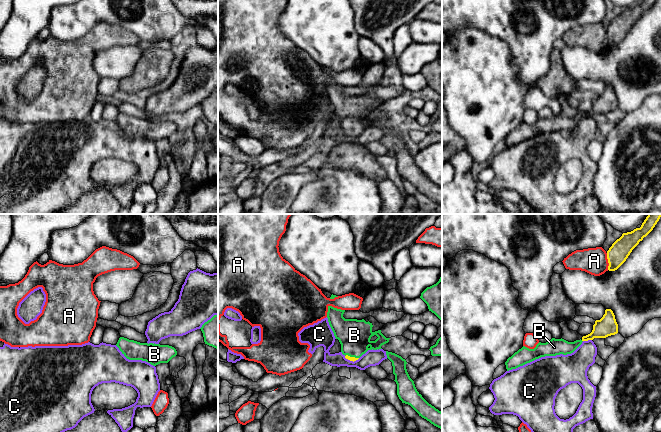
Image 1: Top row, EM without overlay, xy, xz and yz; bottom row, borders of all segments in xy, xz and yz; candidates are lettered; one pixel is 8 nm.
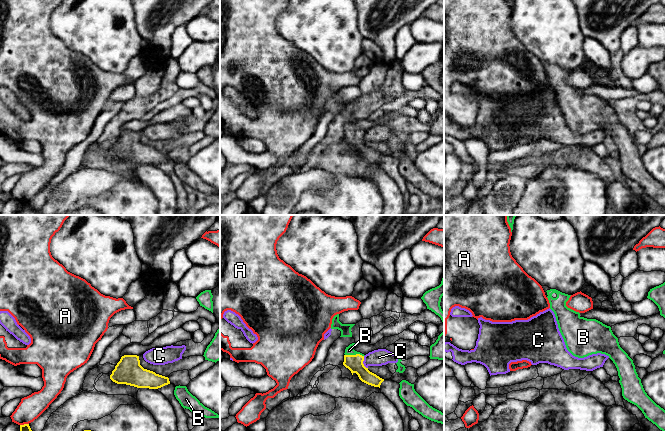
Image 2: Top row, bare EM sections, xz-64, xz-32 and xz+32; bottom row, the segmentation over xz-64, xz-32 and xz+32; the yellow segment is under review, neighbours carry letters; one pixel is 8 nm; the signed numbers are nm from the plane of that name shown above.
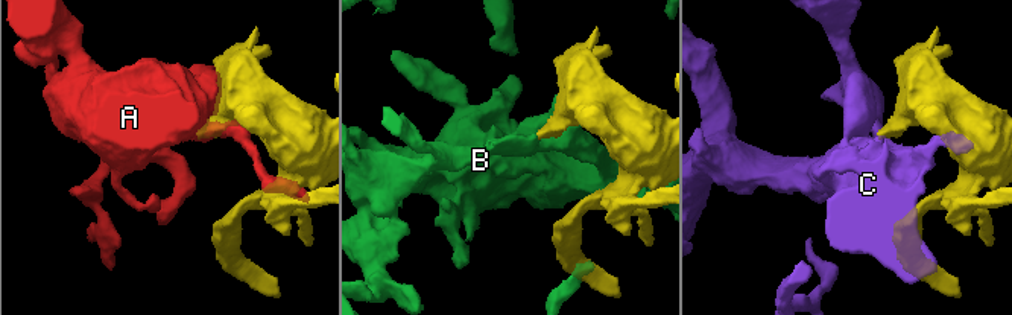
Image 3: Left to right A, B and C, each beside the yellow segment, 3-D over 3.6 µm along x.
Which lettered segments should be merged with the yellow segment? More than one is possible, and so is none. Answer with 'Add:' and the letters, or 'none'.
Add: B

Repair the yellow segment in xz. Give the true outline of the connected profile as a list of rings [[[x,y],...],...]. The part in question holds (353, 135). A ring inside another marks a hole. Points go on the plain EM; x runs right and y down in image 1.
[[[328,82],[327,94],[336,115],[341,120],[341,128],[350,137],[358,136],[368,126],[379,126],[388,119],[381,106],[372,107],[372,99],[364,95],[345,95],[345,86]]]

